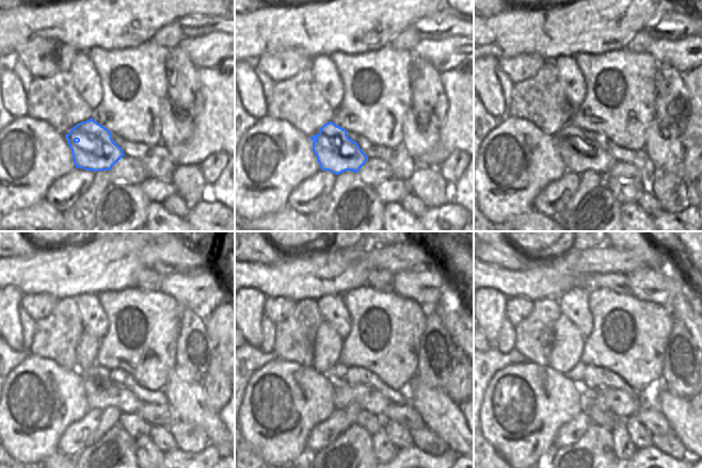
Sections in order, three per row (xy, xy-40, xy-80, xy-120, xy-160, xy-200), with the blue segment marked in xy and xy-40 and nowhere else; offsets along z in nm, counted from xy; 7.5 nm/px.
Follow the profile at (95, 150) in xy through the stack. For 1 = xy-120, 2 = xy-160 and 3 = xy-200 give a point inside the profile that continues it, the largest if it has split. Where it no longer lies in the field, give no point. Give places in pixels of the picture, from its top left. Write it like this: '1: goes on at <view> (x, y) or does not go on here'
1: goes on at xy-120 (100, 393)
2: goes on at xy-160 (368, 399)
3: goes on at xy-200 (622, 405)

